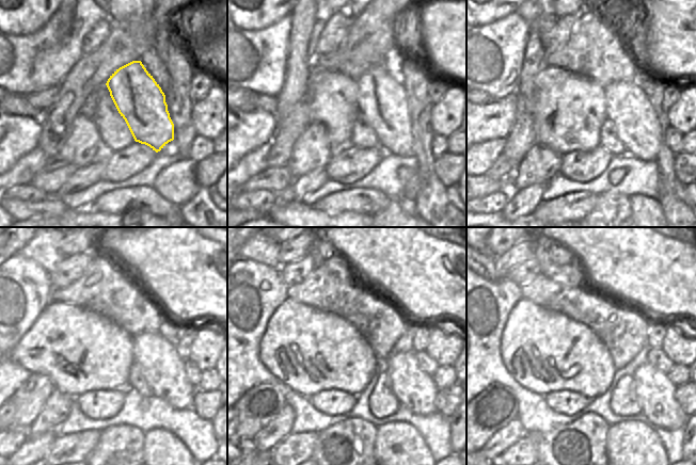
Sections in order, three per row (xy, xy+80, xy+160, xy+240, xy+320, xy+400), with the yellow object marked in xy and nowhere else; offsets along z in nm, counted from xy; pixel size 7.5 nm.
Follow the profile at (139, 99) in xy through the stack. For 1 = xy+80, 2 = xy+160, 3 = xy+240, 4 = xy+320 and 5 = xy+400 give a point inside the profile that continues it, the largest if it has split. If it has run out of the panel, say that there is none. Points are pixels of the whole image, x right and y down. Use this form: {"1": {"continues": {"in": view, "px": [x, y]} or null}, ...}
{"1": {"continues": {"in": "xy+80", "px": [381, 99]}}, "2": {"continues": {"in": "xy+160", "px": [637, 126]}}, "3": {"continues": {"in": "xy+240", "px": [162, 365]}}, "4": {"continues": {"in": "xy+320", "px": [414, 389]}}, "5": {"continues": {"in": "xy+400", "px": [655, 393]}}}

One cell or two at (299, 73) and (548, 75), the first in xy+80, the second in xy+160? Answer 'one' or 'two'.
two

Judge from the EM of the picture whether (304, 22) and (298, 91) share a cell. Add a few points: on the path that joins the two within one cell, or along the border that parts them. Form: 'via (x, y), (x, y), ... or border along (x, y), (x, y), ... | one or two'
via (298, 39), (298, 74) | one

